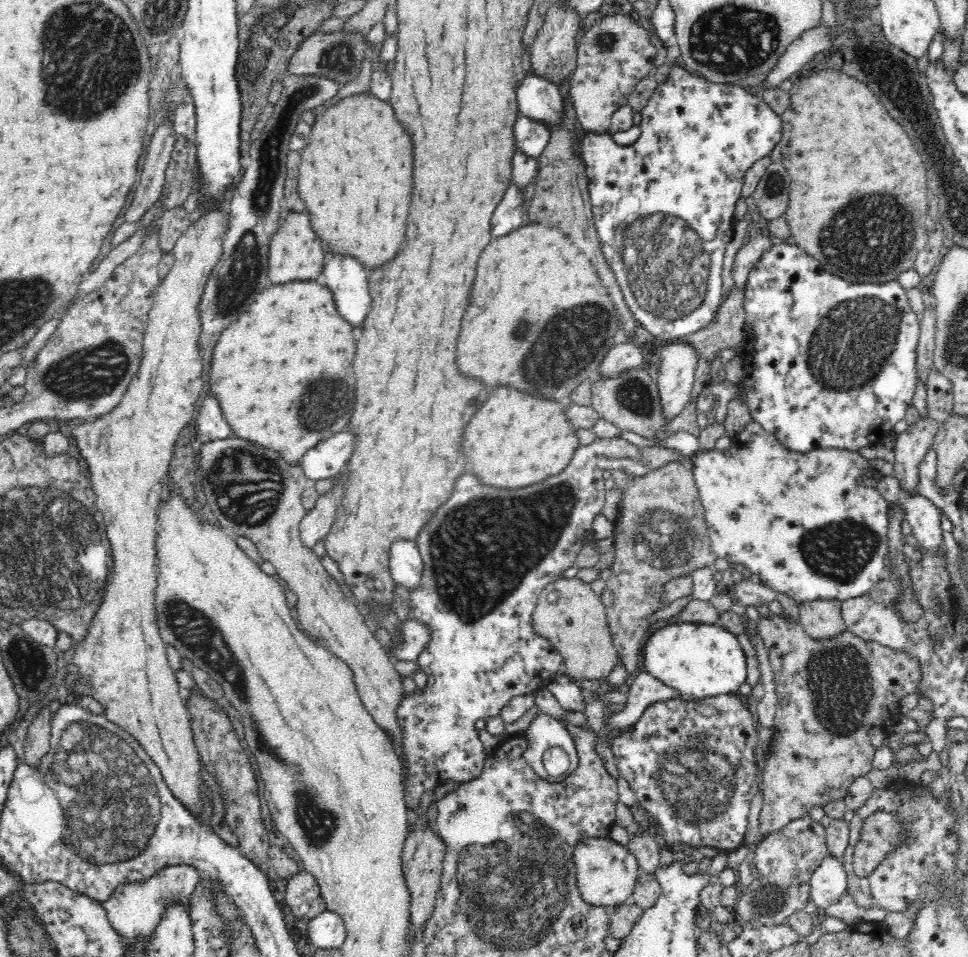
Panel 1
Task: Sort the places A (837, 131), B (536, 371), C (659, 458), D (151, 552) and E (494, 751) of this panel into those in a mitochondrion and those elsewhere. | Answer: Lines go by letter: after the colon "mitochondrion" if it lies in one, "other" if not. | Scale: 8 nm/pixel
A: other
B: mitochondrion
C: other
D: other
E: other

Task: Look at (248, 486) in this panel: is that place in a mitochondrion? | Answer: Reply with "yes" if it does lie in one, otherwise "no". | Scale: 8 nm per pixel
yes

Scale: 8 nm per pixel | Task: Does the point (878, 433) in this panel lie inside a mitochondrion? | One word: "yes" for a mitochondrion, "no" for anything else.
no

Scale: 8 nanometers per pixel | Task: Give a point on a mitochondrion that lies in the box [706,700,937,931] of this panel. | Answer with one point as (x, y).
(772, 900)

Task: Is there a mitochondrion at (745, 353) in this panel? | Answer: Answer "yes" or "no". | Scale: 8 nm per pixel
no

